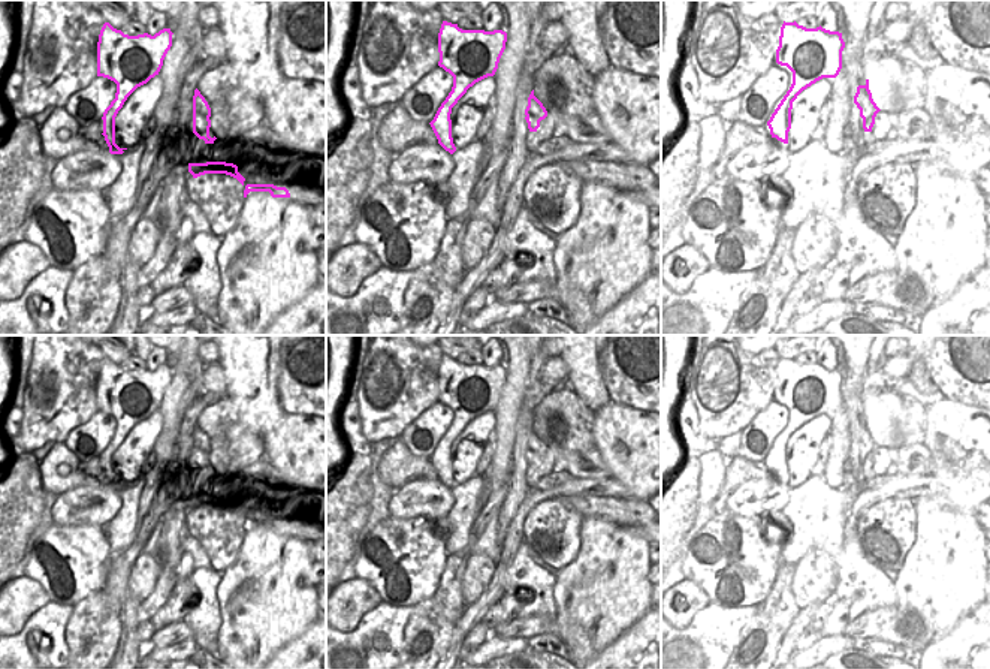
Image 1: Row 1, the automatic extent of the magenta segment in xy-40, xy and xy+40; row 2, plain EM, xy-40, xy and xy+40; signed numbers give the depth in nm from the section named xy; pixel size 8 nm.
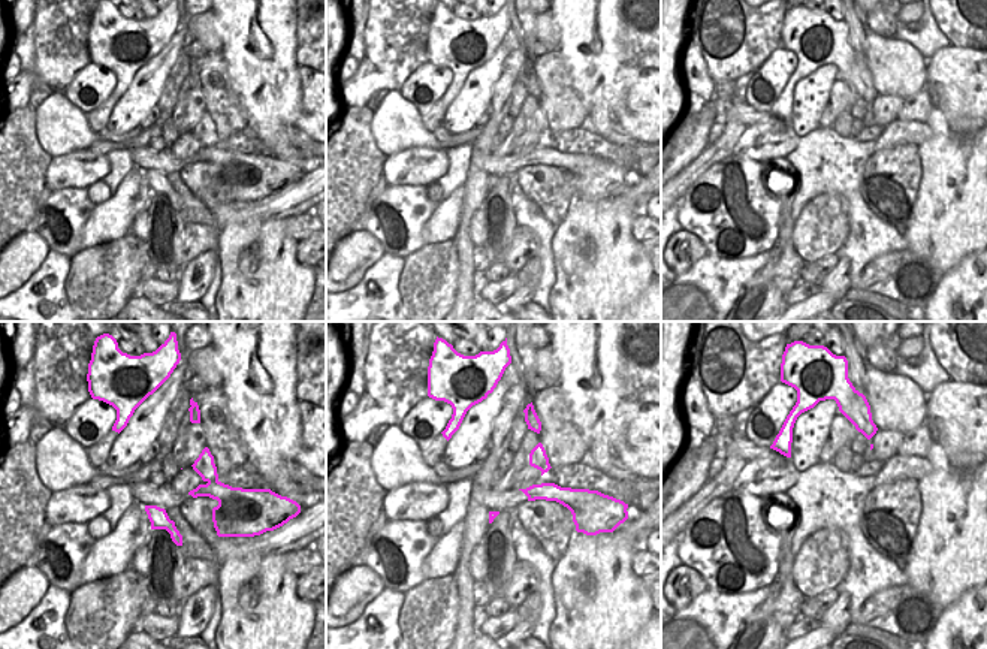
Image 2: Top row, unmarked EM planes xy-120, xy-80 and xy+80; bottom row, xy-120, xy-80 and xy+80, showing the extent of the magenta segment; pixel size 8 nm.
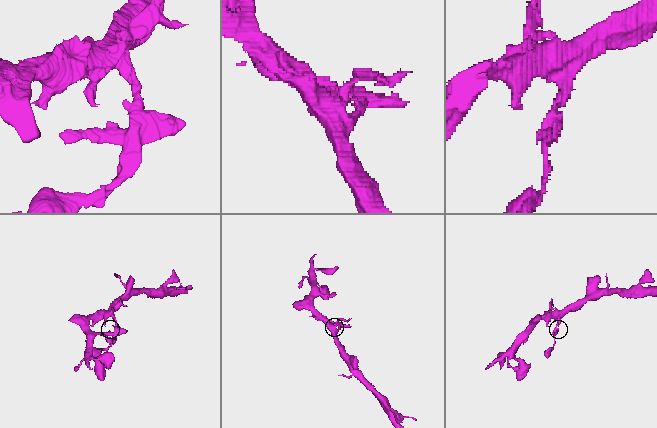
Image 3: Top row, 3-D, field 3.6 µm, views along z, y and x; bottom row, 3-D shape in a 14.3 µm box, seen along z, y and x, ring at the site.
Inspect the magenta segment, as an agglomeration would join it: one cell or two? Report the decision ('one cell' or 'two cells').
two cells

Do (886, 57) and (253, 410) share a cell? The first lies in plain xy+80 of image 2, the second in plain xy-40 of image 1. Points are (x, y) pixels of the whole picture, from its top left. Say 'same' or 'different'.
different

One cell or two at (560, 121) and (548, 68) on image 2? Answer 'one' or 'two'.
one

